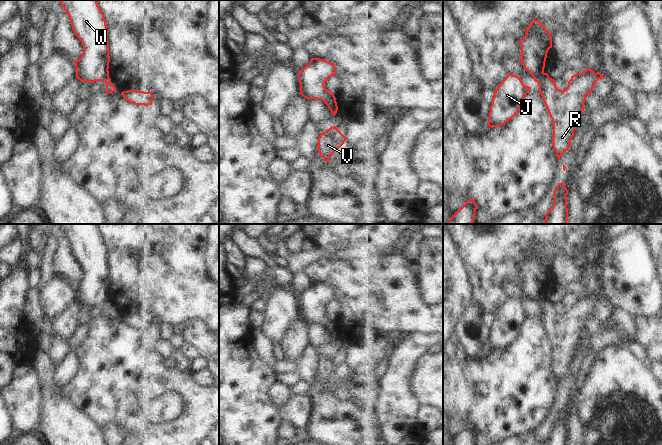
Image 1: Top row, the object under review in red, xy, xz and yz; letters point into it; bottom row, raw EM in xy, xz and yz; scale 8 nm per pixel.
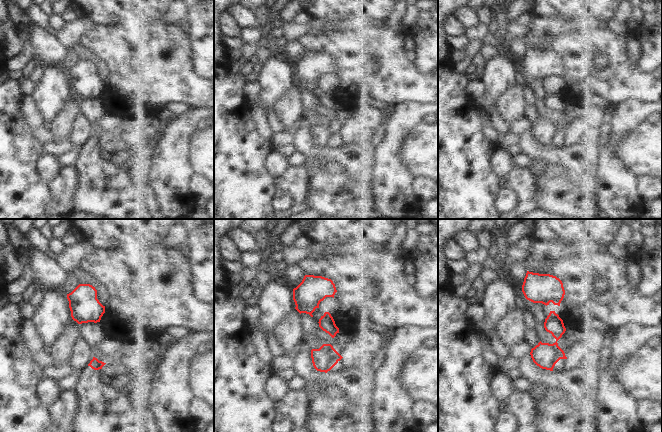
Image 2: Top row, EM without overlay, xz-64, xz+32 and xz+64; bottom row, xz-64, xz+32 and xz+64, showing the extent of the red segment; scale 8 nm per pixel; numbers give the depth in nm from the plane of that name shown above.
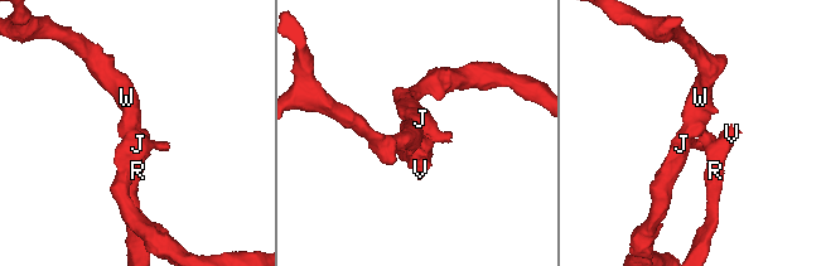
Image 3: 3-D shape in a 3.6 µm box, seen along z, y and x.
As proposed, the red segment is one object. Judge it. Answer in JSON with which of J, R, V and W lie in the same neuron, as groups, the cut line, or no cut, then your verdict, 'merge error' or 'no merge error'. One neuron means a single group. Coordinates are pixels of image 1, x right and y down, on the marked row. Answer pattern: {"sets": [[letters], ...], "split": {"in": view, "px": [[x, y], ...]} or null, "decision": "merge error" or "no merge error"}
{"sets": [["J", "W"], ["R", "V"]], "split": {"in": "yz", "px": [[543, 72], [536, 81]]}, "decision": "merge error"}

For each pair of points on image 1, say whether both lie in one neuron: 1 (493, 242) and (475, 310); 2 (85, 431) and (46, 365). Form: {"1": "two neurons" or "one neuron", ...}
{"1": "two neurons", "2": "one neuron"}

